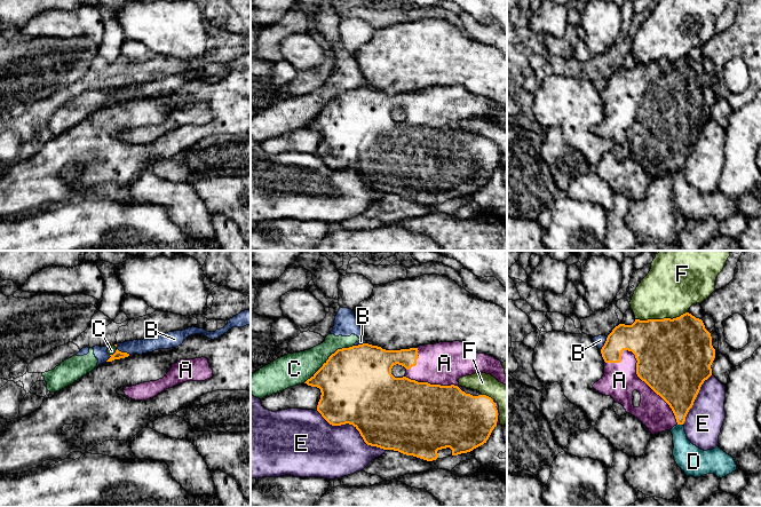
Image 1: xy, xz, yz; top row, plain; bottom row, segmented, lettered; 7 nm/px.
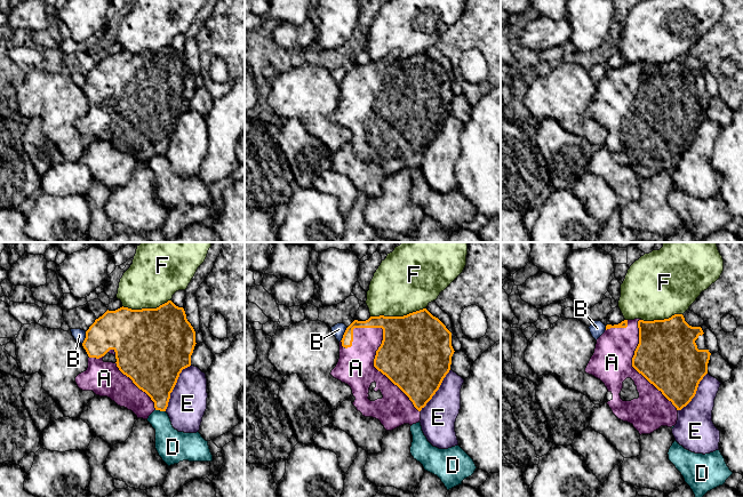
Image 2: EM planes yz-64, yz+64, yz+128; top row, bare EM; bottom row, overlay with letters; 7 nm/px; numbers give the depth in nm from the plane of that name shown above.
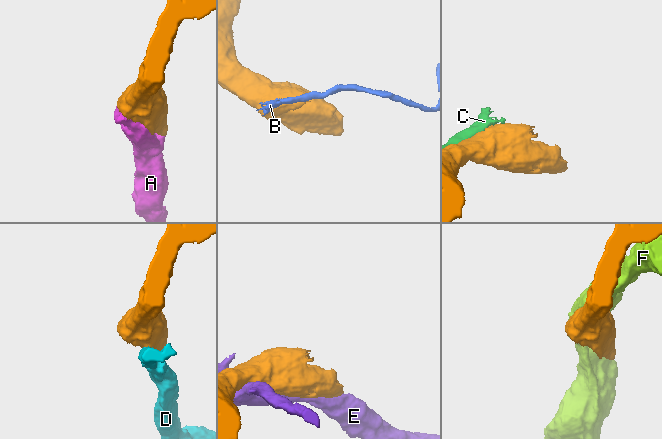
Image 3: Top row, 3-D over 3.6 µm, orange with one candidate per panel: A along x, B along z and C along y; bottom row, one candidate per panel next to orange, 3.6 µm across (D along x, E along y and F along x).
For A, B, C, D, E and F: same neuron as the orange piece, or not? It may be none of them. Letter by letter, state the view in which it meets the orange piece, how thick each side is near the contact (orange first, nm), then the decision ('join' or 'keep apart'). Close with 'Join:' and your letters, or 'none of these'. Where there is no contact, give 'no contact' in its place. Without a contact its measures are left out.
A: contact in yz; calibres 460 and 240 nm; join
B: contact in xy; calibres 60 and 100 nm; keep apart
C: contact in xz; calibres 500 and 220 nm; keep apart
D: contact in yz; calibres 280 and 190 nm; keep apart
E: contact in xz; calibres 500 and 380 nm; keep apart
F: contact in yz; calibres 480 and 380 nm; keep apart
Join: A

